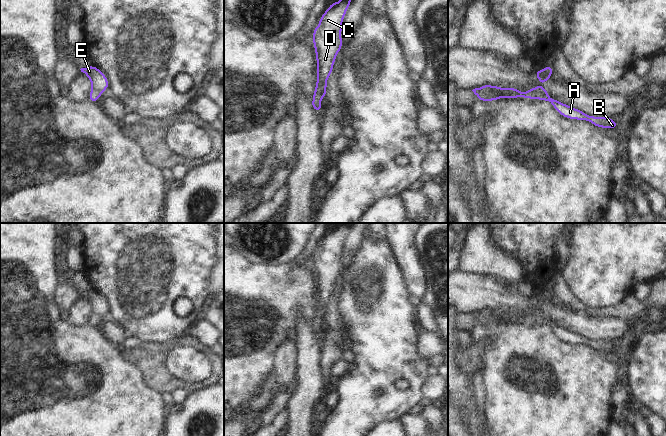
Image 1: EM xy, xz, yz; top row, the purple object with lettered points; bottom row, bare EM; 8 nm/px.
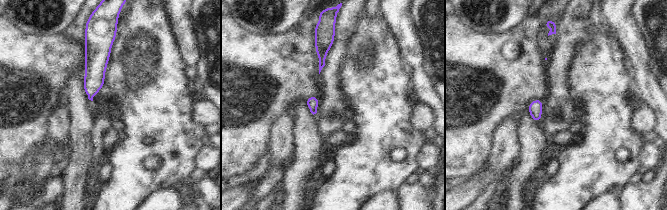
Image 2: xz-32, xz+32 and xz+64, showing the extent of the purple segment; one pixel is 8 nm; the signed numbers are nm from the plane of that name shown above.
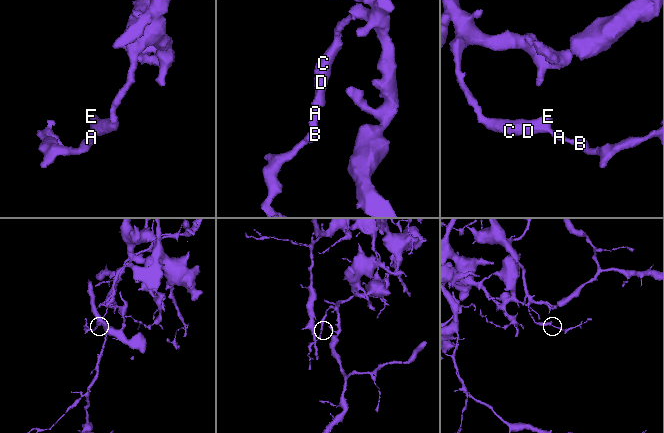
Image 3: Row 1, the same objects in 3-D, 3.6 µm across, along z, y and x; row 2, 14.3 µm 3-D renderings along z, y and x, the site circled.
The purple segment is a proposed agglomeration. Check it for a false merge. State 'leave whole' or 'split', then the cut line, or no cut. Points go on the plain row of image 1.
leave whole; no cut

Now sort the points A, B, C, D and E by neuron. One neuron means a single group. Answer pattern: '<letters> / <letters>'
A B C D E

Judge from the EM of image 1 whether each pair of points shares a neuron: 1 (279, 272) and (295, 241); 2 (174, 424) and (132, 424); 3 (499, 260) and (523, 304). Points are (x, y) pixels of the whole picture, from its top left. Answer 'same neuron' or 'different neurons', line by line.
1: different neurons
2: different neurons
3: different neurons

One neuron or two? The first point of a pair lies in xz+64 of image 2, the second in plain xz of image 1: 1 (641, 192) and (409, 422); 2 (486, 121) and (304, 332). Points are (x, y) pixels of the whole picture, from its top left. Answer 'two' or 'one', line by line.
1: one
2: two

